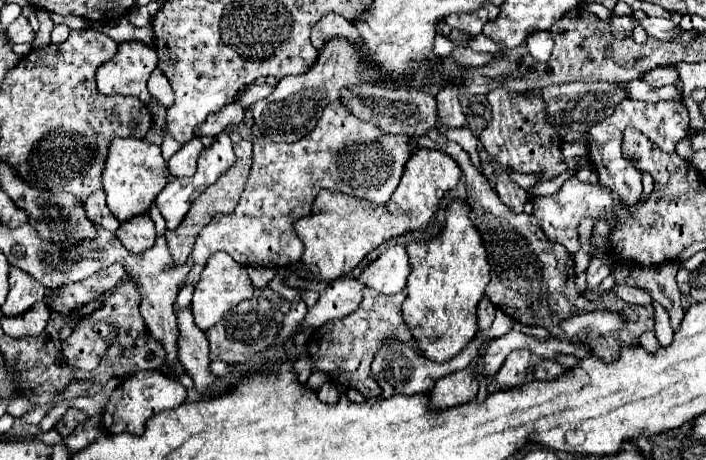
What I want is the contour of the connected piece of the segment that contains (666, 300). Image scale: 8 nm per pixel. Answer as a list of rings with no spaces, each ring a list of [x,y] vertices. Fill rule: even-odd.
[[[662,263],[658,267],[642,267],[630,273],[626,279],[626,285],[636,285],[646,291],[650,291],[652,299],[658,301],[670,315],[672,329],[678,331],[682,317],[684,317],[684,307],[682,307],[682,295],[676,285],[676,271],[678,263]]]

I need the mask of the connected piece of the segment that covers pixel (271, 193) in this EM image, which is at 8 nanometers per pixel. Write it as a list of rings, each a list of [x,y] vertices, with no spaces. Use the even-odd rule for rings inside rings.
[[[330,103],[308,137],[296,143],[274,143],[268,137],[254,137],[252,143],[254,163],[240,203],[230,215],[214,215],[196,237],[190,255],[194,265],[186,277],[186,285],[194,285],[210,255],[222,249],[242,267],[292,267],[304,251],[302,241],[294,235],[292,223],[310,213],[320,189],[386,203],[412,151],[412,141],[408,137],[388,135],[372,123],[360,121],[340,103]]]

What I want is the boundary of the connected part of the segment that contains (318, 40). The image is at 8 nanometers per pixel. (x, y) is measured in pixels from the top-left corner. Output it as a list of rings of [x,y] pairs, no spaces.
[[[326,13],[326,17],[322,17],[322,21],[318,21],[318,25],[314,25],[314,29],[312,29],[312,45],[316,49],[322,49],[322,45],[330,37],[346,37],[348,41],[360,41],[360,35],[354,29],[354,25],[348,23],[338,13]]]

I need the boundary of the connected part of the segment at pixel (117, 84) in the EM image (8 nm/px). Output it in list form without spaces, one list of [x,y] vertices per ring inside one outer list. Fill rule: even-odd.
[[[140,41],[120,43],[112,61],[96,71],[98,89],[104,95],[130,95],[138,97],[142,103],[150,103],[152,97],[146,89],[146,81],[156,69],[156,63],[158,55],[154,47]]]

